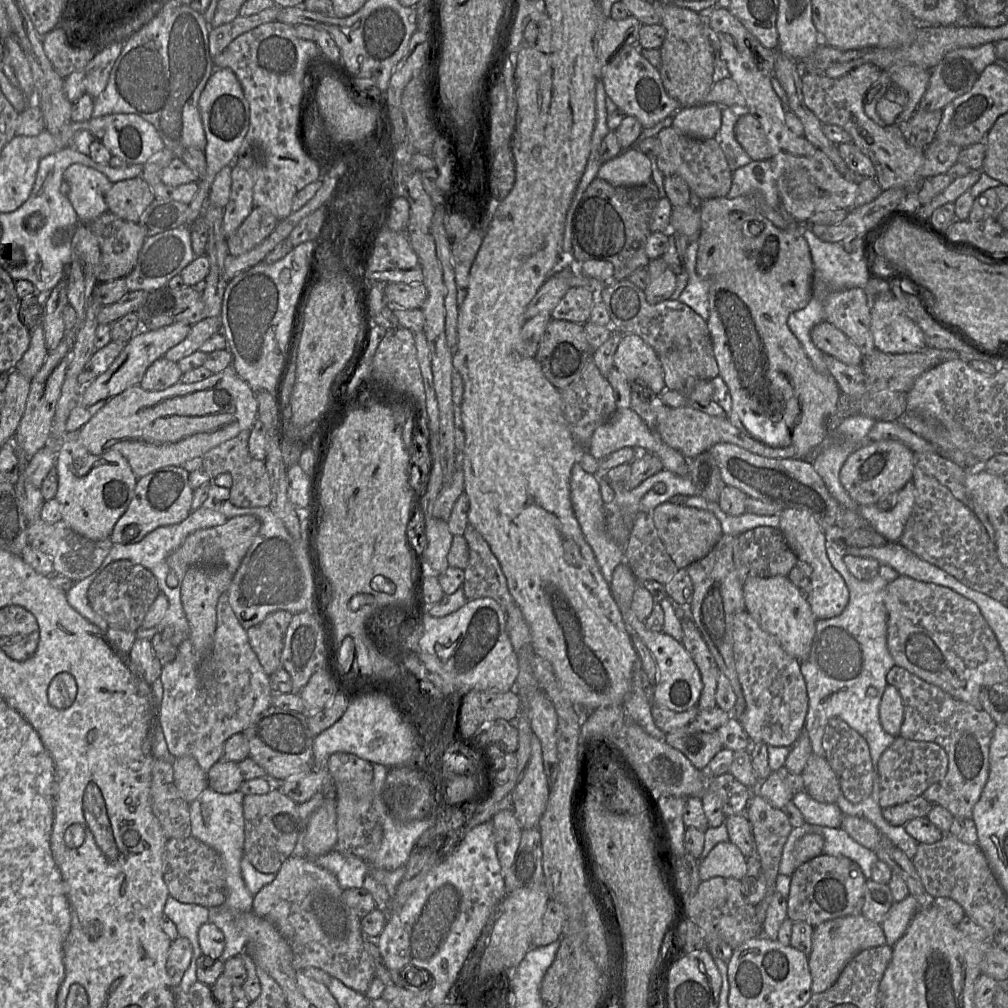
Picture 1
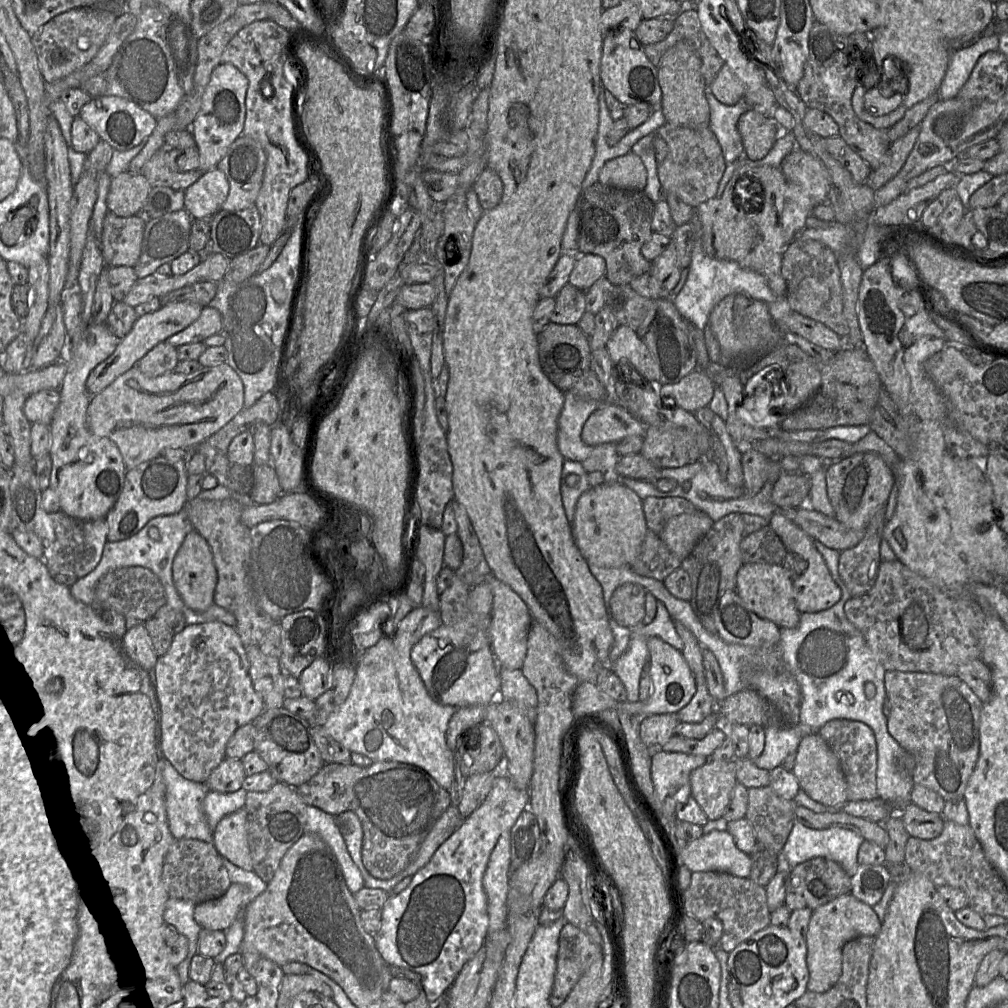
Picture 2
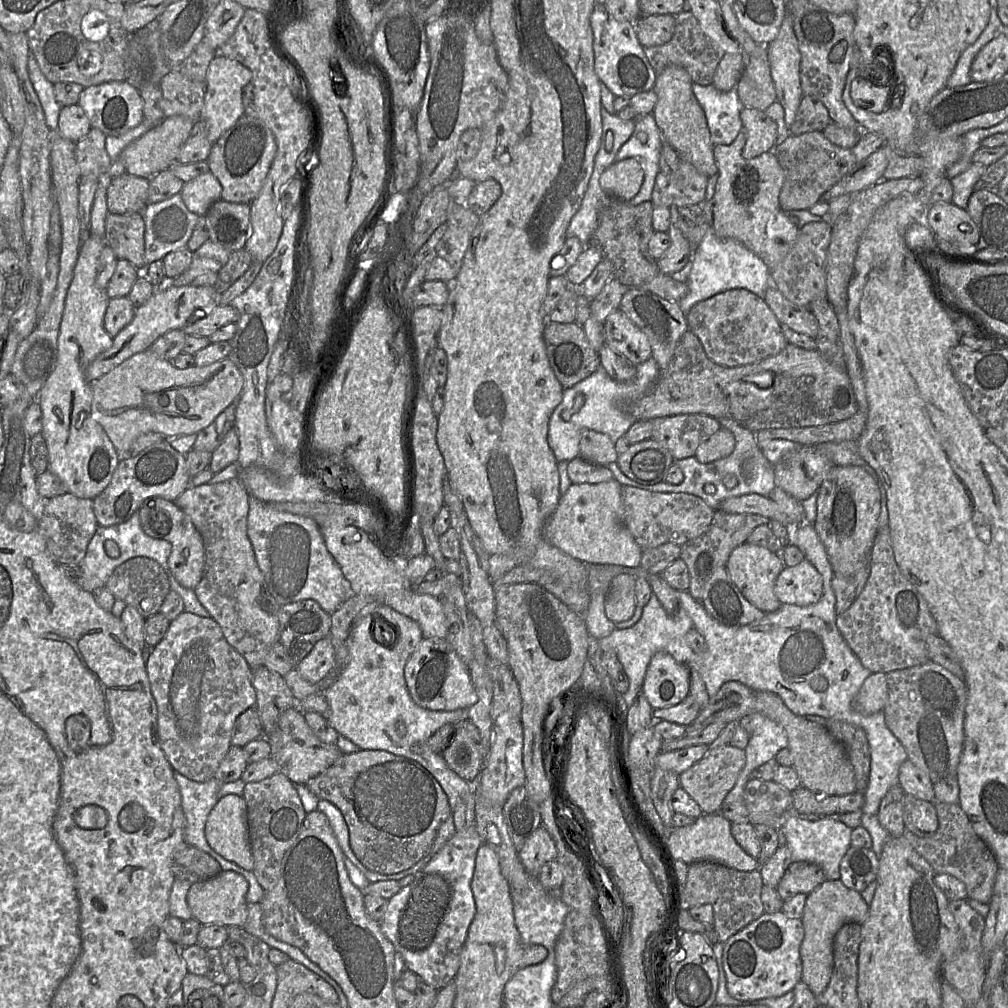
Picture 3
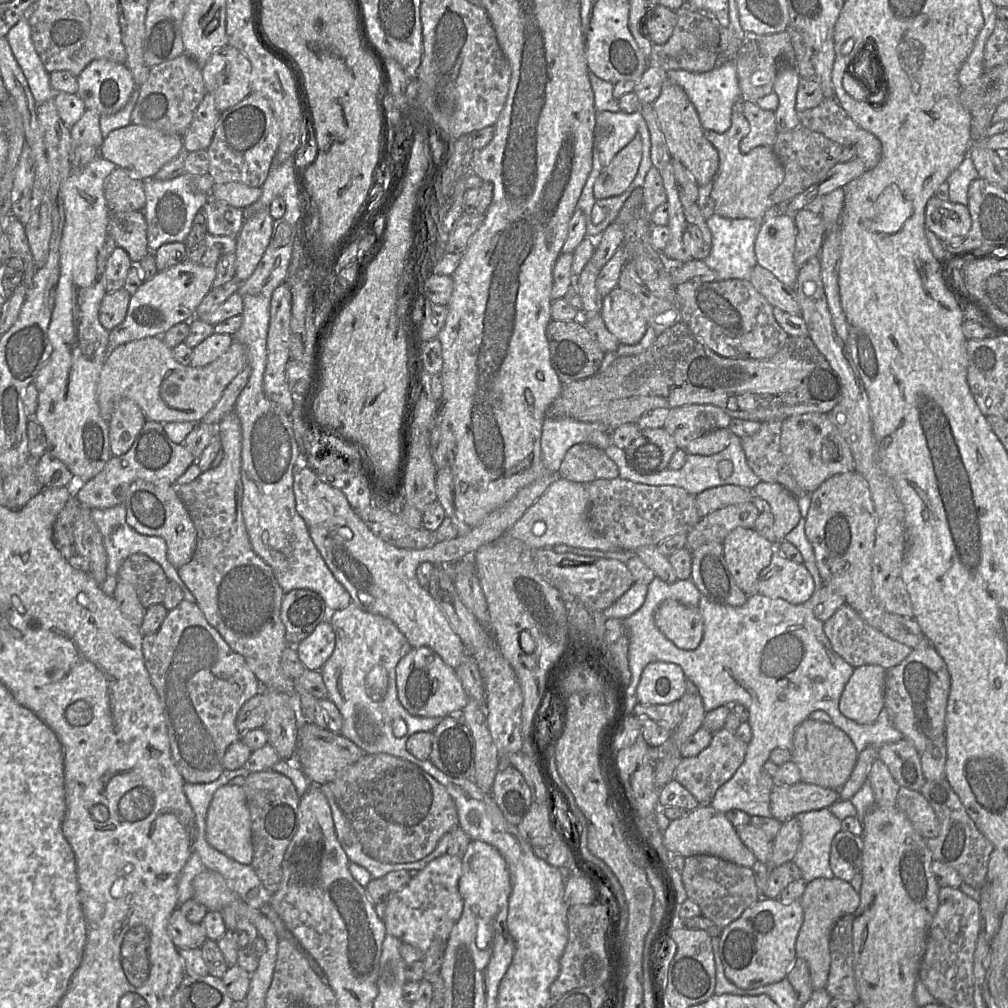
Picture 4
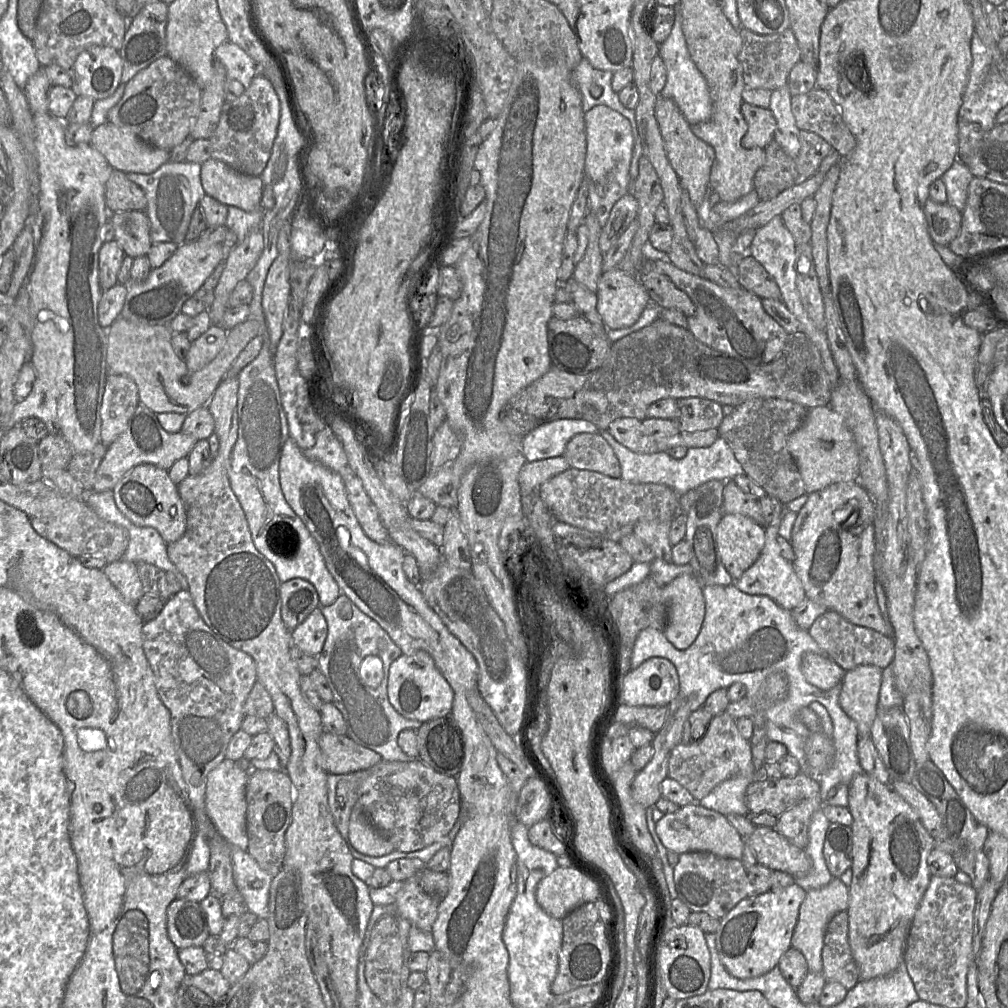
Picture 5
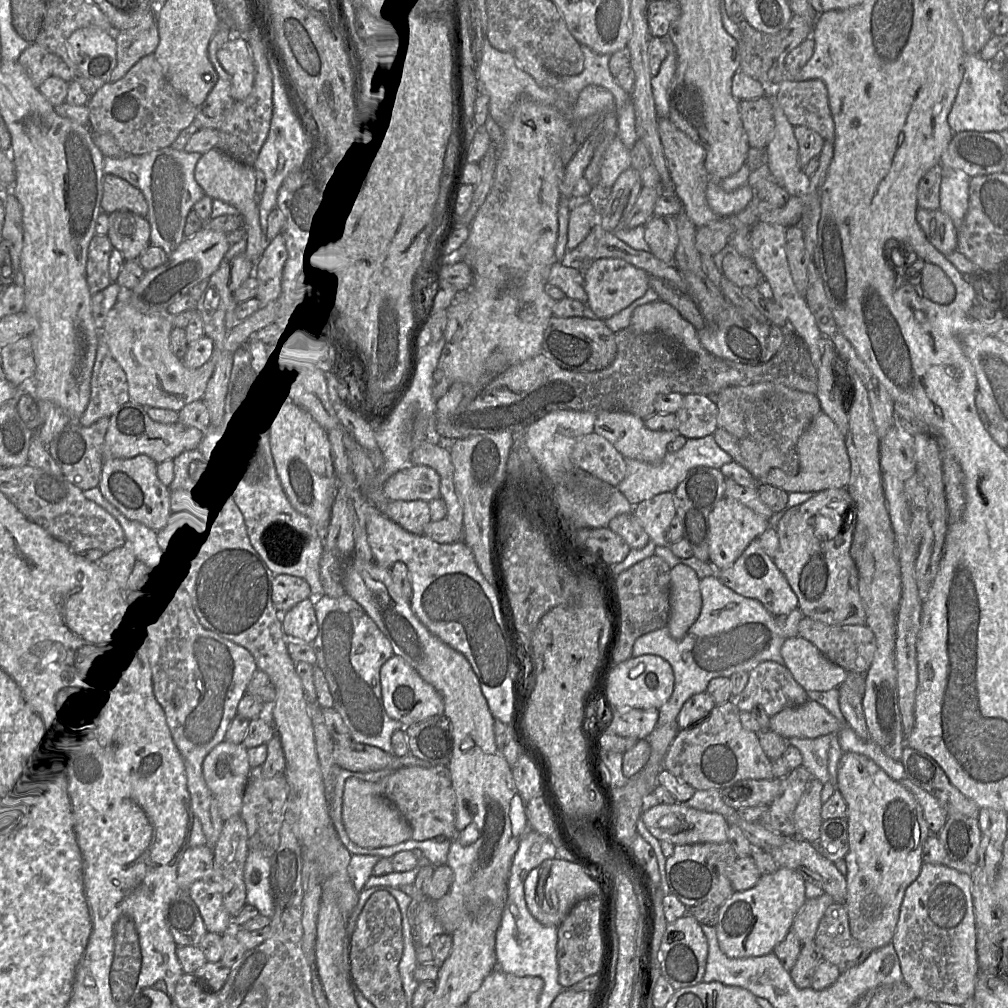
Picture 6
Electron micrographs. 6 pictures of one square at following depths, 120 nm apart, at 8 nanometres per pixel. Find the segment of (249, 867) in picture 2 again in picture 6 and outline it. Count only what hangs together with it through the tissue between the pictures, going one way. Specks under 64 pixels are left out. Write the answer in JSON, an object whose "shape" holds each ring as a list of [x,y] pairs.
{"shape":[[[224,740],[205,757],[203,775],[205,782],[217,801],[221,818],[225,821],[241,814],[245,787],[249,781],[251,766],[247,748]]]}

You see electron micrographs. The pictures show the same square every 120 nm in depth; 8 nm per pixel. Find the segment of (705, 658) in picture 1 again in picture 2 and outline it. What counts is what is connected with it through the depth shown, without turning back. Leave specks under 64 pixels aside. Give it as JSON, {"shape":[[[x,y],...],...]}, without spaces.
{"shape":[[[705,672],[696,673],[696,693],[690,702],[676,713],[679,722],[699,723],[715,712],[715,701],[710,695]]]}

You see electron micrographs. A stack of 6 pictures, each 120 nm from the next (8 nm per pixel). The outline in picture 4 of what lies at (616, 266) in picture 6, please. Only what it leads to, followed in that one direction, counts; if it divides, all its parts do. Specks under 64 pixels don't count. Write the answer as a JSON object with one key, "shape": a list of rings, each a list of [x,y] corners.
{"shape":[[[619,286],[603,297],[601,317],[619,344],[636,345],[647,331],[641,302]]]}

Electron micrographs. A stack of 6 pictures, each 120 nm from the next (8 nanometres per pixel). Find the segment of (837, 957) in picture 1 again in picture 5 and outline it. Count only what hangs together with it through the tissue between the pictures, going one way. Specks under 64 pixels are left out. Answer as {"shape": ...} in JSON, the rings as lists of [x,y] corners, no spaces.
{"shape":[[[833,877],[828,885],[806,892],[800,909],[797,924],[793,931],[791,946],[801,951],[805,956],[808,969],[814,973],[823,972],[822,949],[824,936],[830,920],[841,911],[847,911],[849,890],[840,878]]]}

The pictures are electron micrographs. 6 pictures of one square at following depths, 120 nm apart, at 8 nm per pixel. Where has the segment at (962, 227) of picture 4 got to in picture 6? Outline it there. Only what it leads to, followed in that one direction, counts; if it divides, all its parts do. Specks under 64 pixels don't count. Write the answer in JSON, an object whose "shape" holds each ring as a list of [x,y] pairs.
{"shape":[[[919,208],[916,220],[928,241],[943,255],[957,249],[957,229],[951,218],[938,210]]]}

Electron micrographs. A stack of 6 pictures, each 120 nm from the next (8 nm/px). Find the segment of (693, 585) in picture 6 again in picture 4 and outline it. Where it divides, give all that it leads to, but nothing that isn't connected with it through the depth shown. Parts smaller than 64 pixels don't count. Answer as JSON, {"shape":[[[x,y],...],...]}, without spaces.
{"shape":[[[667,599],[654,613],[661,633],[682,650],[695,650],[704,634],[704,619],[698,607],[689,607]]]}

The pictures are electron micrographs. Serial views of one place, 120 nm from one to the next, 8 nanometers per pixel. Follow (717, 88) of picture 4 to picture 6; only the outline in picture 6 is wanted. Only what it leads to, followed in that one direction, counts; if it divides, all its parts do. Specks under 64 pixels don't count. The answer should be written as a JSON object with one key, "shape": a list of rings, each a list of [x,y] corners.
{"shape":[[[668,35],[661,38],[665,42],[668,53],[661,64],[659,73],[651,79],[655,108],[659,119],[669,116],[668,88],[677,68],[677,53],[674,44]]]}

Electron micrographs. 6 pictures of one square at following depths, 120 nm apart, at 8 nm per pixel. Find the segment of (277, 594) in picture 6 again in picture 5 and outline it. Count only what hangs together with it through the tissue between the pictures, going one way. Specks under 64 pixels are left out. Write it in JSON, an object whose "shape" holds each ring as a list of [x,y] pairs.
{"shape":[[[294,578],[280,585],[281,615],[289,631],[294,630],[320,606],[315,587],[301,578]]]}

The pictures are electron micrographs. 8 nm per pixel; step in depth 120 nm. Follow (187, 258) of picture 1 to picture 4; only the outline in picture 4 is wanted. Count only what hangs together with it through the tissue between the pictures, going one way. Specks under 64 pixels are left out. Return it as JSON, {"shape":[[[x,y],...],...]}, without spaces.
{"shape":[[[187,173],[171,180],[143,179],[146,203],[143,215],[147,223],[147,243],[150,254],[160,246],[171,242],[184,242],[188,236],[196,214],[203,208],[208,194],[196,192],[193,188],[195,177]]]}

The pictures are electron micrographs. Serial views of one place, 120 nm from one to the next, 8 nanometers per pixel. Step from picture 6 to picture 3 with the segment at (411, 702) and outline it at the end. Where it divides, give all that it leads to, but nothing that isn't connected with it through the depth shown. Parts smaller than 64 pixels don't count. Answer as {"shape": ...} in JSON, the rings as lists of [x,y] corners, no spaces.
{"shape":[[[446,638],[423,639],[408,659],[404,668],[404,677],[413,701],[428,710],[468,709],[478,700],[468,666]]]}

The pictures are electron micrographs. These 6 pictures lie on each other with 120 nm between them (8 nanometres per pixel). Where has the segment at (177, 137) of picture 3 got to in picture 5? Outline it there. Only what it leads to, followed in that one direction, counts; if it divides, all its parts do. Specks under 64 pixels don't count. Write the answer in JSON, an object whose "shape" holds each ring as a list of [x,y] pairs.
{"shape":[[[108,122],[94,128],[91,145],[105,157],[113,169],[125,173],[151,174],[170,160],[170,151],[151,146],[128,129]]]}

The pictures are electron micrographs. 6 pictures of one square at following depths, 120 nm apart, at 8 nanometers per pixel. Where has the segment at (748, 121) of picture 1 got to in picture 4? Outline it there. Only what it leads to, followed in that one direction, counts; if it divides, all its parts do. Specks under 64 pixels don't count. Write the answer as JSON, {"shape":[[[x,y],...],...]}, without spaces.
{"shape":[[[743,100],[743,114],[750,129],[740,142],[740,151],[747,154],[758,146],[772,147],[778,134],[775,113],[761,109],[755,102]]]}

